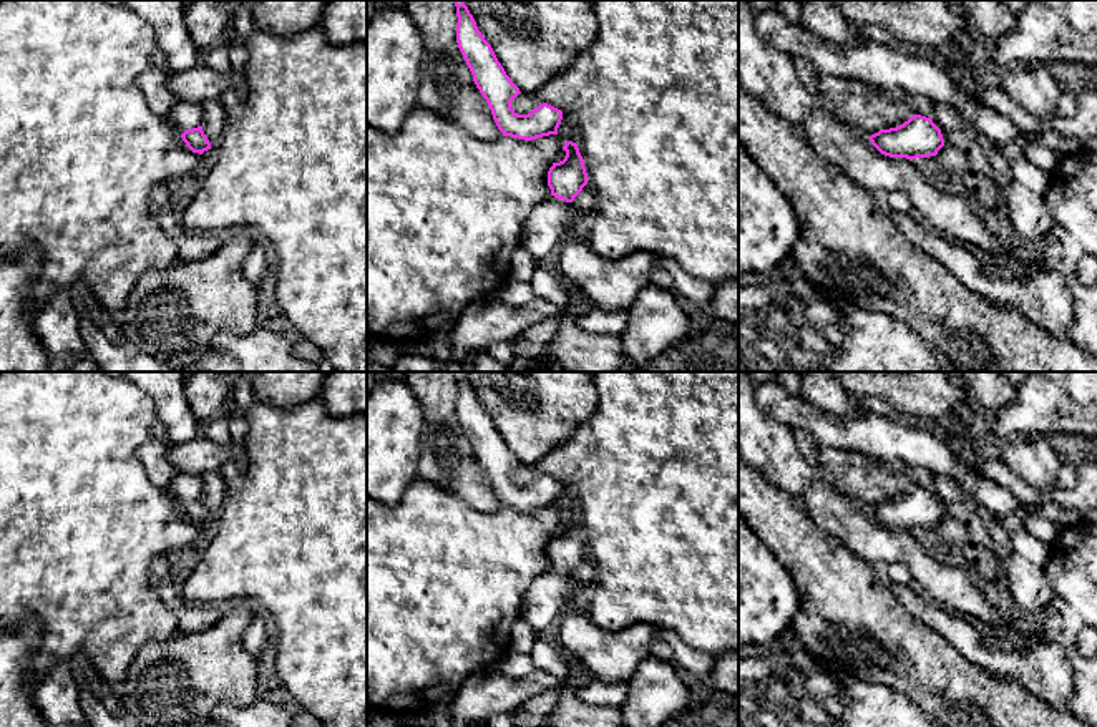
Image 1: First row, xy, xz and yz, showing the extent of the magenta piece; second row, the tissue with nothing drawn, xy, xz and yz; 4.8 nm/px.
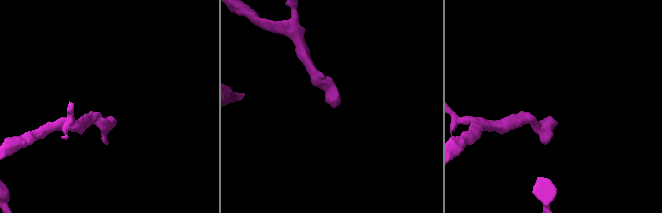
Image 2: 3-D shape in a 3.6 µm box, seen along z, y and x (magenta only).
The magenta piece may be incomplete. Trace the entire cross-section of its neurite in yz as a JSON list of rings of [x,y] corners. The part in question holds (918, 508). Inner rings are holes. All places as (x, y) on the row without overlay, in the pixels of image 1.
[[[936,475],[931,490],[913,486],[896,500],[871,506],[870,513],[885,528],[913,533],[936,528],[944,518],[941,505],[959,501],[969,501],[966,490],[954,478]]]

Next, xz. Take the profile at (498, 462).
[[[463,372],[456,378],[456,415],[473,446],[473,453],[486,471],[493,491],[503,508],[536,511],[558,506],[563,483],[543,475],[528,486],[518,486],[511,473],[521,465],[498,433],[491,417],[476,398],[473,387]]]

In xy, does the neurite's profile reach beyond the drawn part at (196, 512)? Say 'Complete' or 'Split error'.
Split error

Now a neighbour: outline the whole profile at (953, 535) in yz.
[[[943,518],[936,526],[936,534],[943,541],[943,546],[953,551],[963,551],[969,543],[966,528],[953,518]]]

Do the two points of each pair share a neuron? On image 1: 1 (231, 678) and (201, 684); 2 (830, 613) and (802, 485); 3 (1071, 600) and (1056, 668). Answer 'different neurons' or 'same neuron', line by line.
1: same neuron
2: different neurons
3: different neurons

